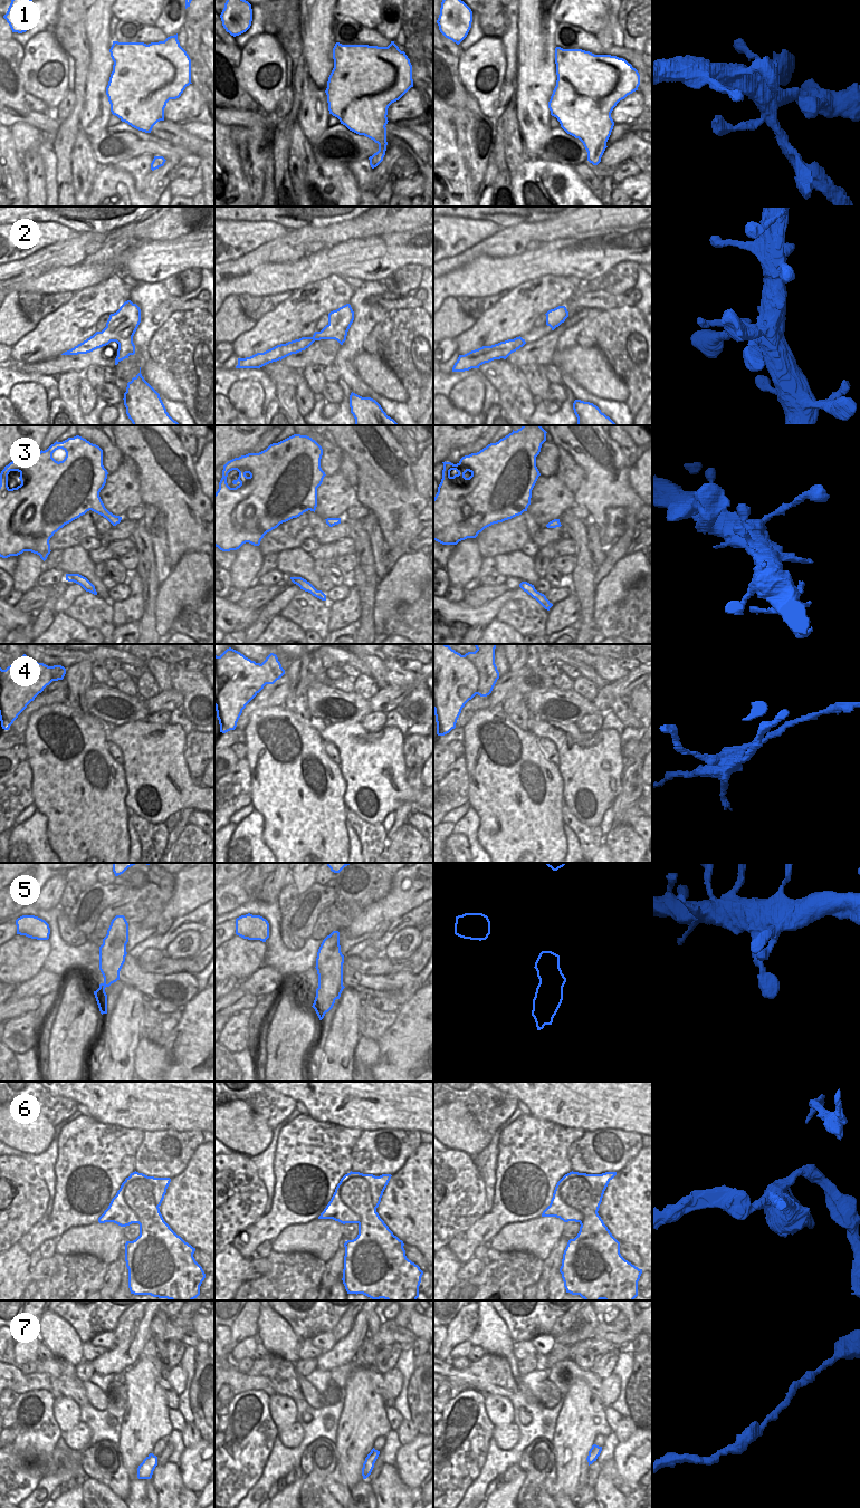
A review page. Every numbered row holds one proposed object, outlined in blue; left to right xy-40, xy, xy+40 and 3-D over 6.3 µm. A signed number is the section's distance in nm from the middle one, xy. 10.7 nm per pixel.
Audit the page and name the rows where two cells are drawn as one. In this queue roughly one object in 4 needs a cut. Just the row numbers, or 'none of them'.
4, 6

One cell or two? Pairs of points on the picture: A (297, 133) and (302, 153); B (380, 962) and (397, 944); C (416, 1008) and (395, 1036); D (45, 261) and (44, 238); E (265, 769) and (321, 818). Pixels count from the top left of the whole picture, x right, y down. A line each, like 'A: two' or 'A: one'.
A: one
B: two
C: one
D: two
E: one

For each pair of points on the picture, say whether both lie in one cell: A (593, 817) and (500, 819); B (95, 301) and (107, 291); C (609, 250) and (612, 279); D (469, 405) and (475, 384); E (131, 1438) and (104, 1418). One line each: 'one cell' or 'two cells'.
A: two cells
B: one cell
C: two cells
D: one cell
E: two cells

